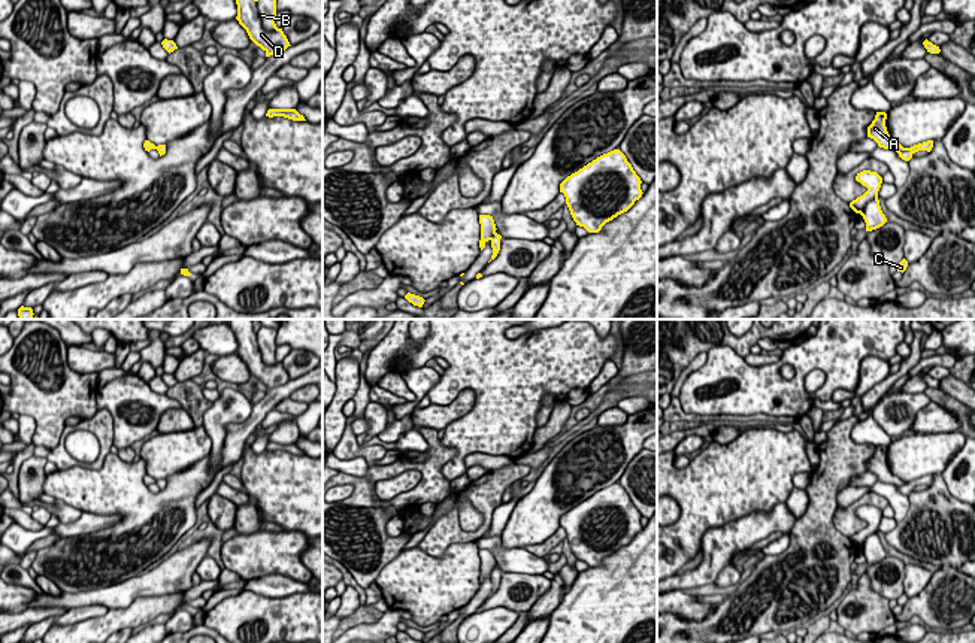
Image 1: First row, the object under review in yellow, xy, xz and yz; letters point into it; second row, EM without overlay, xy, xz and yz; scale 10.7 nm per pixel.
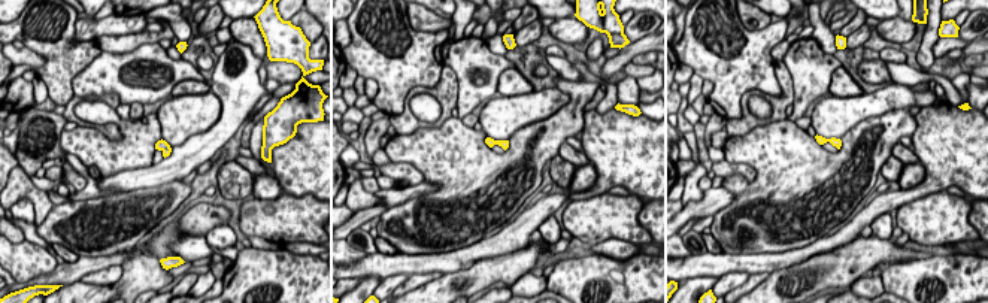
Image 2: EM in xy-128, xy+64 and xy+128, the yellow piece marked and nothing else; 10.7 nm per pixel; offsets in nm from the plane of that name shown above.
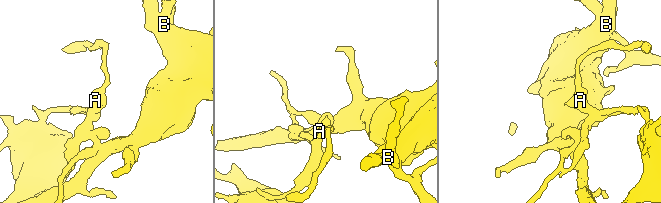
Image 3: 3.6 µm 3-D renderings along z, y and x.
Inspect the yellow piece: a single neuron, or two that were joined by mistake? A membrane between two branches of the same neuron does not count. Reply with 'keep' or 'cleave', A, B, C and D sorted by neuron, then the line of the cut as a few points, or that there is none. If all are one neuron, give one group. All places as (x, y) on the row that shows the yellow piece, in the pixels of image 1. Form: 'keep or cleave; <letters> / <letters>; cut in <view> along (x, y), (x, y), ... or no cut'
cleave; A C D / B; cut in xy along (256, 0), (260, 23), (266, 29), (275, 30)

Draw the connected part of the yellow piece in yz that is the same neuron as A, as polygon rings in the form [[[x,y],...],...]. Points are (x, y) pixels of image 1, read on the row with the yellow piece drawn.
[[[876,112],[875,119],[867,127],[867,137],[873,139],[879,148],[891,149],[899,152],[900,158],[912,158],[912,149],[903,148],[900,143],[894,142],[885,127],[887,113]]]

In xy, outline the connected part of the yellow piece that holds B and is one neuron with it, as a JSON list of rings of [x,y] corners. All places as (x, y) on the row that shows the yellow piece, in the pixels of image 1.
[[[257,0],[261,24],[266,30],[276,30],[276,0]]]

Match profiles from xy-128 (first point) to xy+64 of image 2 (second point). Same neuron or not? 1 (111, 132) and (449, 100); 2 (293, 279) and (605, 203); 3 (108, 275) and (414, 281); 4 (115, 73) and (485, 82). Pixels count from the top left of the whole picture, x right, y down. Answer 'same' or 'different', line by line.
1: same
2: different
3: same
4: same

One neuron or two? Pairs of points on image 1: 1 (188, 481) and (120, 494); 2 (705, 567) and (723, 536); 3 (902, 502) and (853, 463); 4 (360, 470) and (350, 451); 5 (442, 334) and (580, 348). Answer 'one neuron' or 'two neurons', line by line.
1: one neuron
2: one neuron
3: two neurons
4: two neurons
5: one neuron

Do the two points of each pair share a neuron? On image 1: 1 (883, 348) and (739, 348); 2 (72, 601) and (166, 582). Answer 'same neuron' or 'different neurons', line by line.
1: different neurons
2: same neuron

